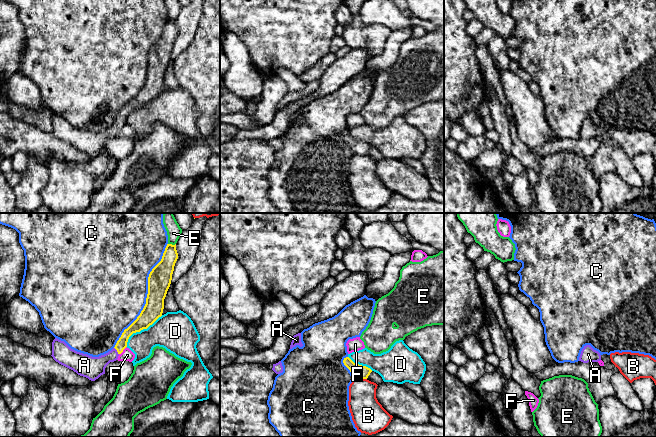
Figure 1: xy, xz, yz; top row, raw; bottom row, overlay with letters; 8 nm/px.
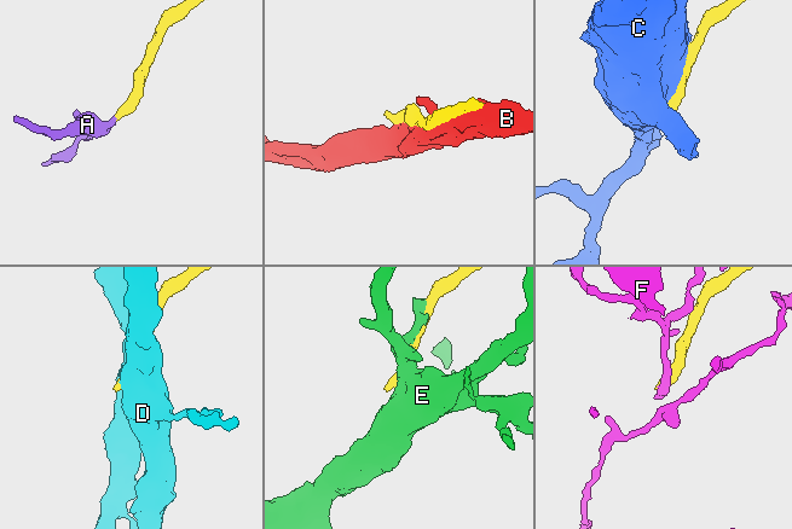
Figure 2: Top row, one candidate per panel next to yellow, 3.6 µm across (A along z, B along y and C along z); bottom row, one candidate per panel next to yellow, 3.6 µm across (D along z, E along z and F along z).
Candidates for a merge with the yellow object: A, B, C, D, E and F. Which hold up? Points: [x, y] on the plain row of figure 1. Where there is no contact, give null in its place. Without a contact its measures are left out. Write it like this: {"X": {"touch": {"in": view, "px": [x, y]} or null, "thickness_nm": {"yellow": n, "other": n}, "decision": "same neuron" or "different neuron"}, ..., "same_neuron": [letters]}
{"A": {"touch": {"in": "xy", "px": [117, 127]}, "thickness_nm": {"yellow": 90, "other": 180}, "decision": "same neuron"}, "B": {"touch": {"in": "xz", "px": [362, 154]}, "thickness_nm": {"yellow": 110, "other": 240}, "decision": "different neuron"}, "C": {"touch": {"in": "xy", "px": [147, 71]}, "thickness_nm": {"yellow": 190, "other": 500}, "decision": "different neuron"}, "D": {"touch": {"in": "xy", "px": [141, 105]}, "thickness_nm": {"yellow": 160, "other": 300}, "decision": "different neuron"}, "E": {"touch": {"in": "xy", "px": [171, 20]}, "thickness_nm": {"yellow": 160, "other": 120}, "decision": "different neuron"}, "F": {"touch": {"in": "xy", "px": [123, 125]}, "thickness_nm": {"yellow": 100, "other": 100}, "decision": "different neuron"}, "same_neuron": ["A"]}

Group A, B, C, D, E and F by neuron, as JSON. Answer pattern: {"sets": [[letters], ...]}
{"sets": [["A"], ["B"], ["C"], ["D"], ["E"], ["F"]]}

